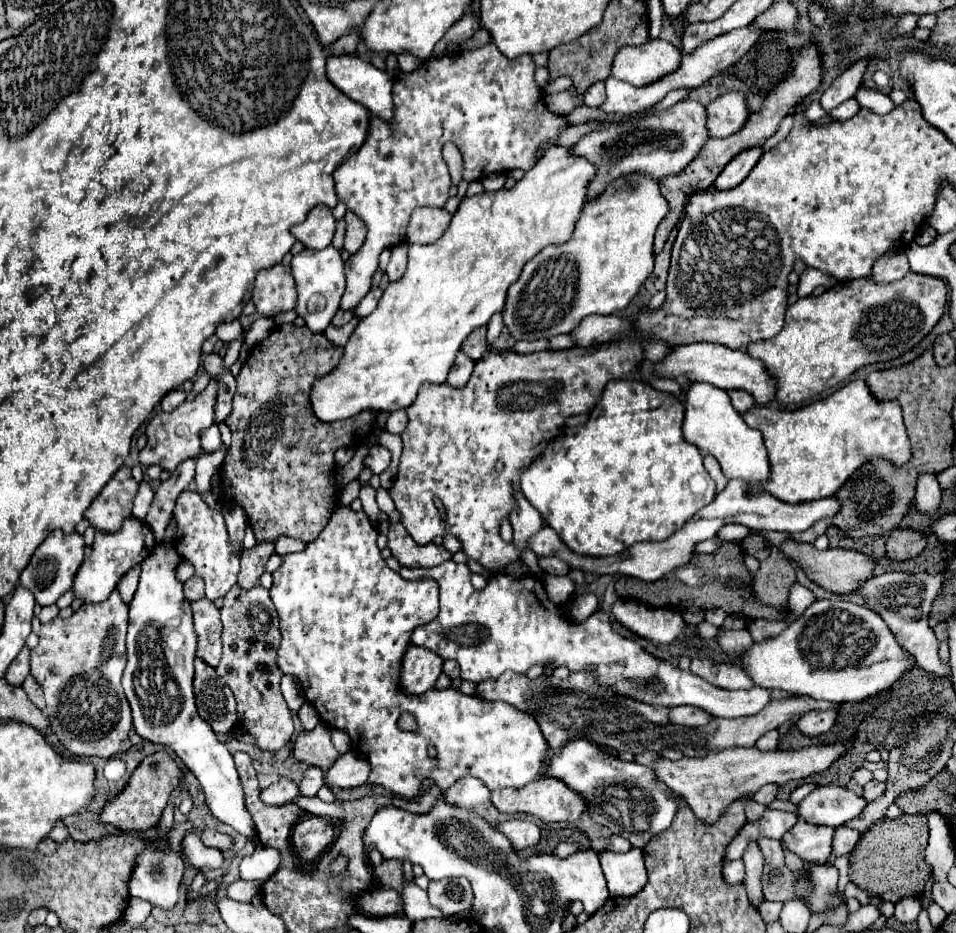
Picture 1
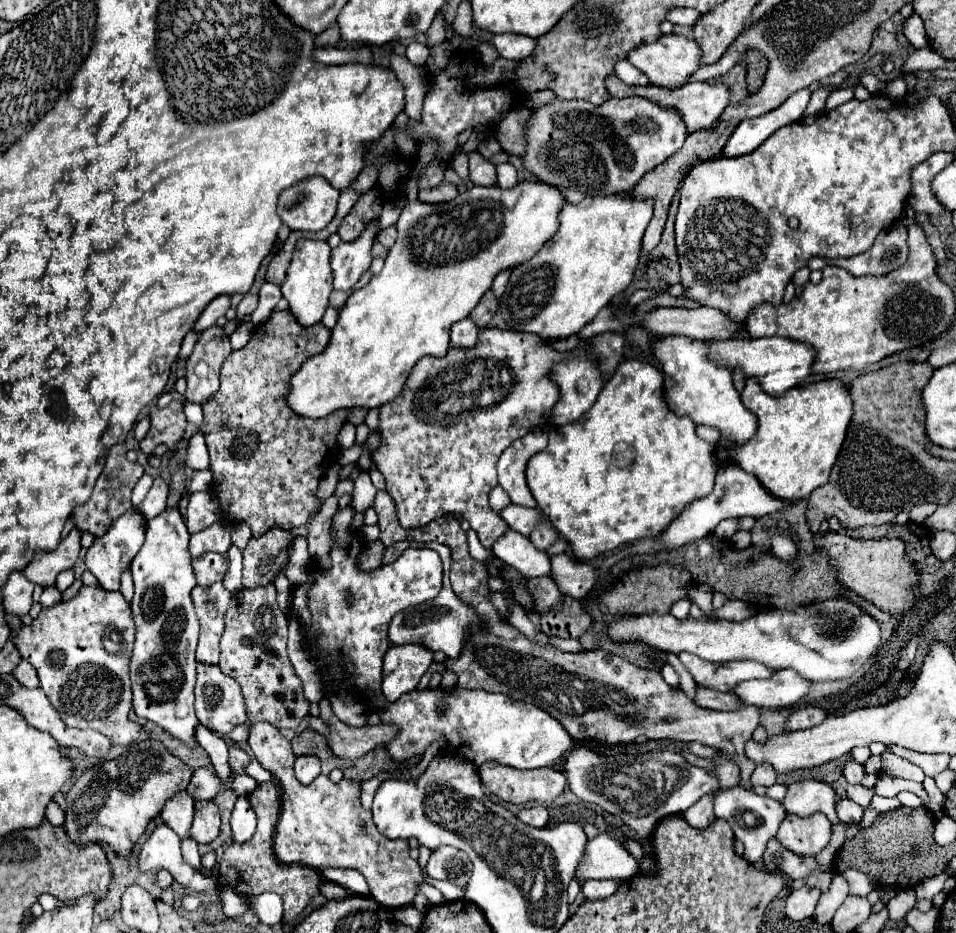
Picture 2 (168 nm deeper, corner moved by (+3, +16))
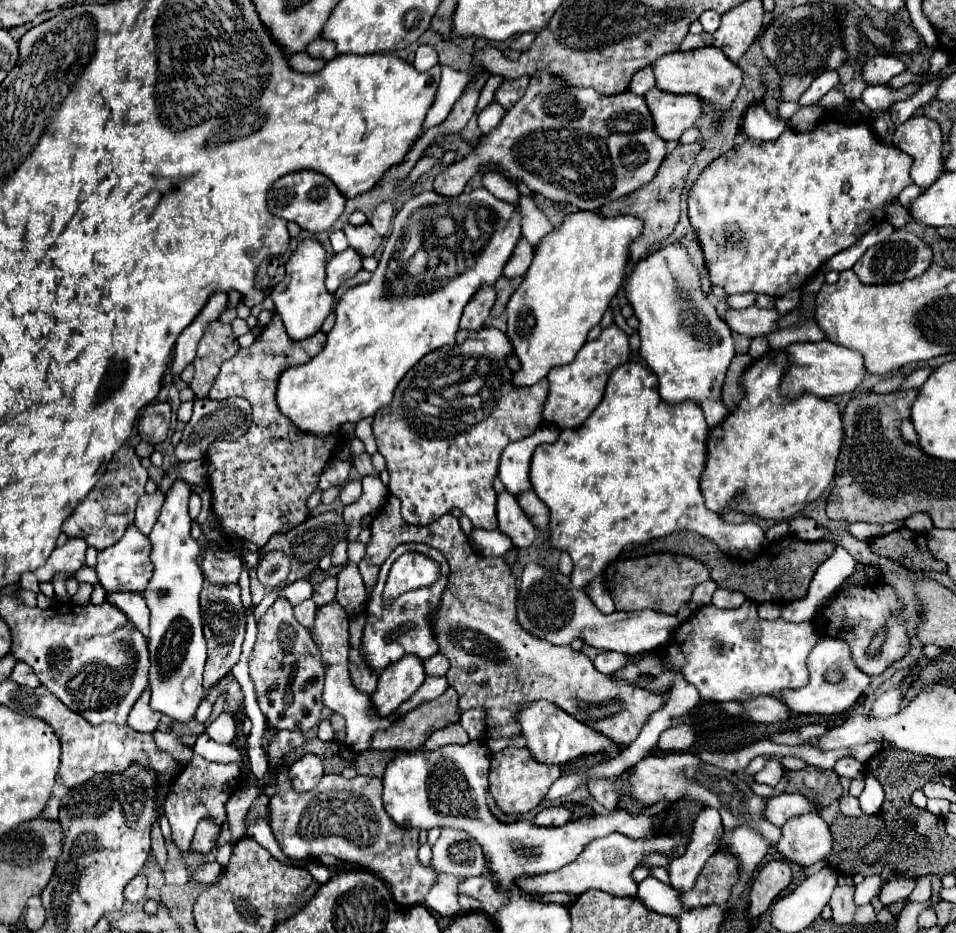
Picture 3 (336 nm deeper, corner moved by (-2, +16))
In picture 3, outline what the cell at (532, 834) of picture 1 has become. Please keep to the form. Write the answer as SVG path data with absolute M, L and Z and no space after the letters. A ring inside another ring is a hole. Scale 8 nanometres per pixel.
M548 806L548 808L542 808L536 818L534 818L534 824L536 826L562 826L570 820L570 812L562 806Z

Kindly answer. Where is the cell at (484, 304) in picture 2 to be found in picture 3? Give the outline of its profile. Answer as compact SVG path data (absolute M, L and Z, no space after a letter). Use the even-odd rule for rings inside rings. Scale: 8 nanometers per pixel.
M500 276L500 280L496 280L494 284L494 290L496 290L496 302L494 302L494 308L490 310L490 316L492 318L498 318L504 310L506 310L506 304L508 304L508 298L512 296L512 292L520 286L520 280L522 278L506 278L506 276Z

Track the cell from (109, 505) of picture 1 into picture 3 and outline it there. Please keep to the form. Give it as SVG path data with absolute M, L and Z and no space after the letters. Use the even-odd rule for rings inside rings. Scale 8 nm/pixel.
M124 444L112 456L104 476L96 482L92 492L82 500L82 504L78 504L76 512L72 512L72 516L64 522L62 532L68 538L84 538L96 550L104 550L104 548L116 544L122 538L124 528L134 522L132 520L134 508L136 508L138 498L144 494L146 480L148 480L148 472L140 464L140 458L136 456L134 448Z

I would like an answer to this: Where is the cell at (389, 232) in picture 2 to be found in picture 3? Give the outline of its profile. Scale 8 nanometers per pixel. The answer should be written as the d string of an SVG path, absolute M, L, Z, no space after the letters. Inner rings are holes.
M382 202L382 204L376 208L376 212L374 212L374 216L370 218L370 222L372 222L374 230L376 230L380 236L386 236L388 230L392 228L392 216L394 216L392 202Z

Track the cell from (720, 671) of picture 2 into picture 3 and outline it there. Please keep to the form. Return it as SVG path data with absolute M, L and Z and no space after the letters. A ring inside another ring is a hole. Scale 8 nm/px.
M746 600L740 608L720 609L716 606L702 606L694 616L690 616L686 622L680 624L672 640L664 646L664 656L668 658L668 670L662 666L654 666L654 658L644 658L638 664L630 664L618 672L614 672L616 678L624 678L630 682L636 682L642 674L652 676L652 684L646 684L652 692L669 693L674 683L675 672L682 672L684 678L694 684L704 700L710 702L728 702L728 700L750 700L760 694L776 694L784 688L800 688L808 682L808 672L806 672L806 658L808 652L812 650L812 644L816 644L816 628L812 622L784 622L784 620L762 620L756 614L756 602ZM714 642L722 642L724 650L718 652L714 648Z

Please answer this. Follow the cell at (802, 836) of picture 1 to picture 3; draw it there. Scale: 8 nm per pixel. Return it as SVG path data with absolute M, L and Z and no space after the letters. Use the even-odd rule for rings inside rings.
M818 812L796 816L782 826L778 852L800 866L824 860L832 850L832 832Z

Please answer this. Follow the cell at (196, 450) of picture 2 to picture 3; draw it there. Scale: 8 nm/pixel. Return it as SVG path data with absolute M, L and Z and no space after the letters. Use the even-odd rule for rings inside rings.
M206 460L176 464L166 473L158 488L167 492L179 477L191 485L204 484L204 480L208 478L208 466L206 464L208 464Z

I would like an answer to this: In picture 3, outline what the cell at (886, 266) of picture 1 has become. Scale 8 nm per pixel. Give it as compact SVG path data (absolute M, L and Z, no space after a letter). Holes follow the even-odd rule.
M896 230L884 242L878 242L876 246L868 248L866 254L854 264L852 270L856 272L862 284L890 284L890 282L902 282L906 278L914 278L922 274L930 262L932 262L932 250L928 244L924 244L918 236L906 230Z

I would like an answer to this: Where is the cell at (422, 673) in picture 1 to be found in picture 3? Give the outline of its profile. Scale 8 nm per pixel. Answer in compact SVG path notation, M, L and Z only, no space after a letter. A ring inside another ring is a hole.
M406 654L398 662L386 666L378 678L378 690L372 698L380 716L392 714L402 702L406 702L426 680L424 660Z

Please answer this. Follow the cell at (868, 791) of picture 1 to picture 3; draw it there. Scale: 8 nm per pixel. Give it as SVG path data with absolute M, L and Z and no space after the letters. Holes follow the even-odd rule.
M842 758L842 760L838 760L836 766L834 766L834 770L836 770L838 776L846 776L850 780L864 776L864 772L862 772L864 764L858 762L858 760L854 760L854 758Z

